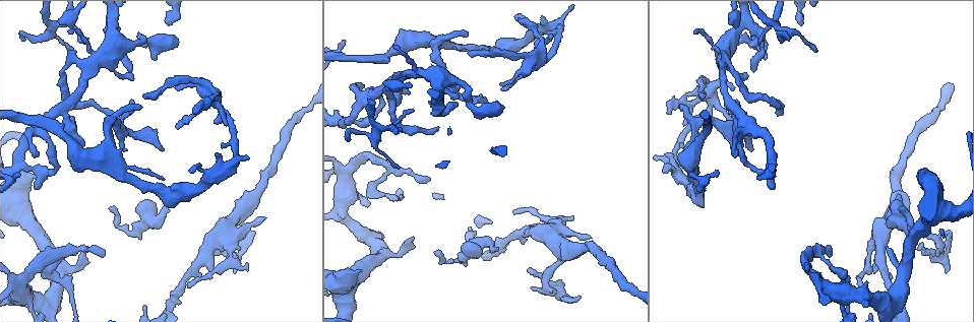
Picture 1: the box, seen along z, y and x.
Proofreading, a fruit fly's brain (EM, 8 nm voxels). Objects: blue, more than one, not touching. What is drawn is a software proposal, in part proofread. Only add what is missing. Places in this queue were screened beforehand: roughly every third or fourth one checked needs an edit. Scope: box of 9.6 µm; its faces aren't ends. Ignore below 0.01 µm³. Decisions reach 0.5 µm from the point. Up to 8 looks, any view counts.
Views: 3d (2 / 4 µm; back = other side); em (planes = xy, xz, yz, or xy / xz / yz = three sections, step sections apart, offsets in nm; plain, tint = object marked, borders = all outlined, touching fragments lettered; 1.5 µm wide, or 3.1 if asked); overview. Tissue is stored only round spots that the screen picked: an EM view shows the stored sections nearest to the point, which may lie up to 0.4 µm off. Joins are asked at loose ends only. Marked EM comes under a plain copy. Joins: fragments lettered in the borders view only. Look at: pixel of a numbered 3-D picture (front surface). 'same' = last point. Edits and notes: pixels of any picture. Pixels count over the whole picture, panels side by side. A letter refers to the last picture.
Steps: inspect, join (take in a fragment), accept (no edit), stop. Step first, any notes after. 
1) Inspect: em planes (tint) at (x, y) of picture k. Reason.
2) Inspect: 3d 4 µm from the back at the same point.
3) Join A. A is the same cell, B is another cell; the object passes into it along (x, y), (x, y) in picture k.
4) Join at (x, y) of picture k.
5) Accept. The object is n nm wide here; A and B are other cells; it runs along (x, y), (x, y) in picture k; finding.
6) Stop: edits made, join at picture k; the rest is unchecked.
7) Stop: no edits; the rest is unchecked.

Inspect: 3d 2 µm at (433, 252) of picture 1. Tapers out.

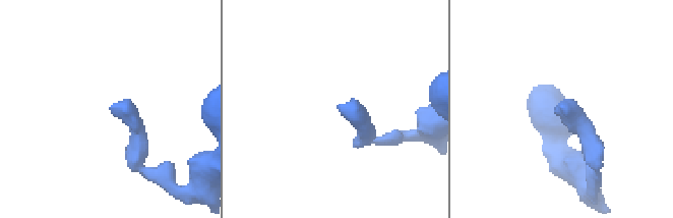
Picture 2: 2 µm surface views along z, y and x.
Inspect: em yz step 4 (tint) at (564, 115) of picture 2. Now the EM.

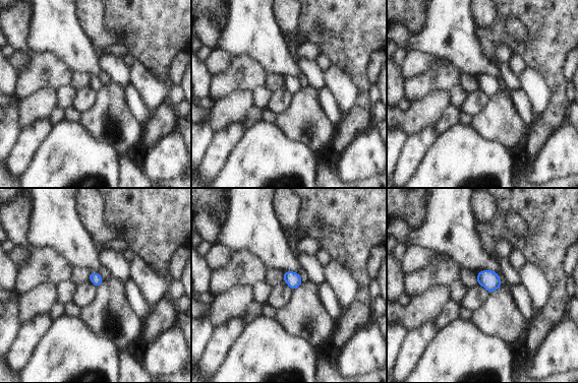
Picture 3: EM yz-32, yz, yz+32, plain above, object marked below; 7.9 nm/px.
Inspect: em xz step 8 (borders) at the same point.

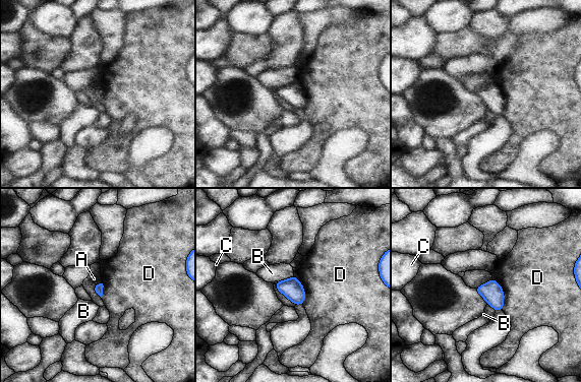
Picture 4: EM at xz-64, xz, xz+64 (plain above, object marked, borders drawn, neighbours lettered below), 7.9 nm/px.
Accept. The longest contact is with D, 280 nm; A, B, C and D are other cells; a border runs along (491, 277), (504, 293), (503, 310) in picture 4; no lettered fragment goes on from it.

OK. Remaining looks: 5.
Inspect: 3d 2 µm at (860, 284) of picture 1. Tapers out.

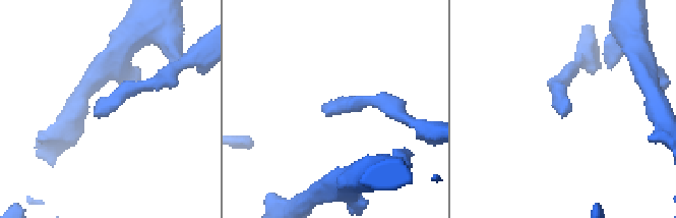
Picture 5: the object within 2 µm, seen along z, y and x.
Inspect: em planes (tint) at (559, 112) of picture 5. Need the tissue.

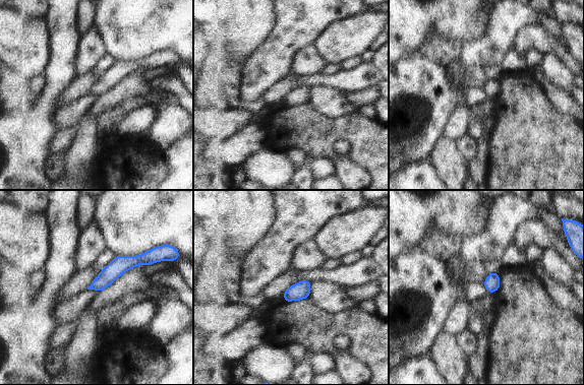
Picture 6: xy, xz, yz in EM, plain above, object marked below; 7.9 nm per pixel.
Inspect: em planes (borders) at the same point.

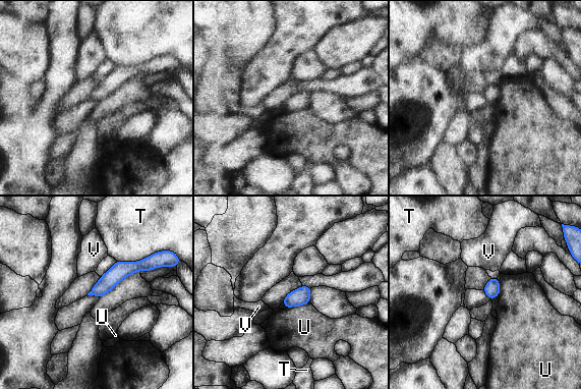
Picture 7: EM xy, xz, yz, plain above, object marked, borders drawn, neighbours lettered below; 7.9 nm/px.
Accept. The longest contact is with T, 320 nm; T, U and V are other cells; none of them fits.

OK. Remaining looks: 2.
Inspect: 3d 4 µm at (218, 154) of picture 1. An open end.

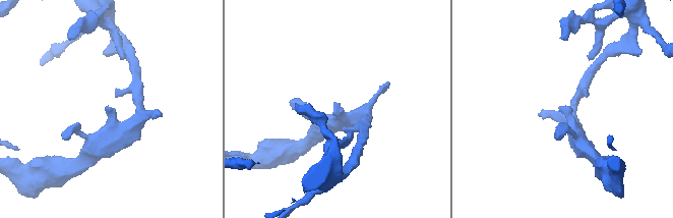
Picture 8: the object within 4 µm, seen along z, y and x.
Inspect: em yz step 8 (borders) at (334, 104) of picture 8.

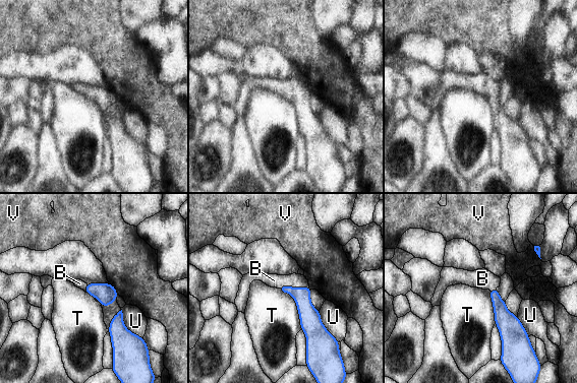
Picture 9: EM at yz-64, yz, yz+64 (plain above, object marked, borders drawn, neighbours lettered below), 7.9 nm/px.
Join B. B is the same cell, T, U and V are other cells; the object passes into it along (307, 313), (293, 286), (274, 280) in picture 9; it goes on there.

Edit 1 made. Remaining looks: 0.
Stop: edits made, join at picture 9; the rest is unchecked.

